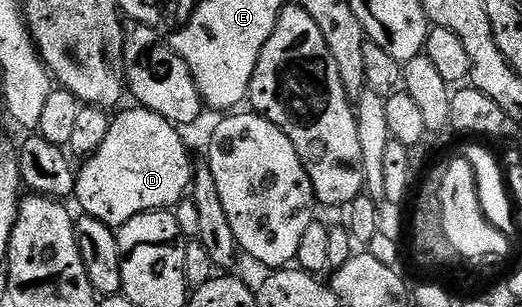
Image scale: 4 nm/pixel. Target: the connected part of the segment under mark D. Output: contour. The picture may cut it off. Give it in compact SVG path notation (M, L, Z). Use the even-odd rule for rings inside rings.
M135 107L111 118L112 126L102 139L102 147L79 166L76 173L75 200L80 200L83 212L95 221L109 227L125 225L140 213L168 211L185 200L194 176L194 164L188 158L188 149L180 138L181 130L152 109Z

